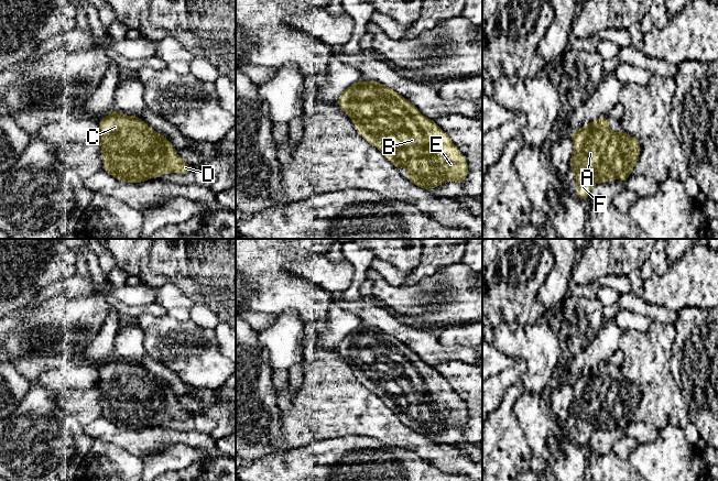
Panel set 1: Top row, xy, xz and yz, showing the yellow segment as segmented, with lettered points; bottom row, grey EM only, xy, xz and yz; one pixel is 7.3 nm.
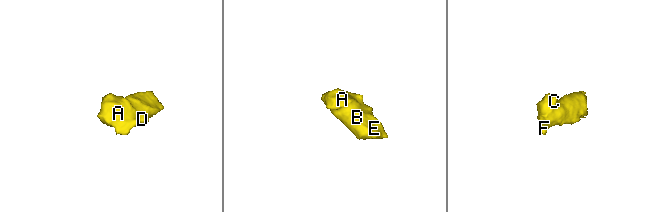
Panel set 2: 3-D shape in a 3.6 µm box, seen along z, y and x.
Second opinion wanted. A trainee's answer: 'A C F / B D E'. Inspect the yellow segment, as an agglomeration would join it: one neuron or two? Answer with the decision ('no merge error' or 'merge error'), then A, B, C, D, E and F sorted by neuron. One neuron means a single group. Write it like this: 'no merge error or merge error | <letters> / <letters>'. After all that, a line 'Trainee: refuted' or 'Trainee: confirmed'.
no merge error | A B C D E F
Trainee: refuted

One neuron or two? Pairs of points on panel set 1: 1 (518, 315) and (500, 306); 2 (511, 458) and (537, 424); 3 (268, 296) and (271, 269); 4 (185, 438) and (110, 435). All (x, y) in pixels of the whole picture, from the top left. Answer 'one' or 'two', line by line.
1: one
2: two
3: one
4: one

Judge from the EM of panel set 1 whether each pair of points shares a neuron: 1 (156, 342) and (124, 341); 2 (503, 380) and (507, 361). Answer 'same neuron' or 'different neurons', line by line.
1: different neurons
2: different neurons

